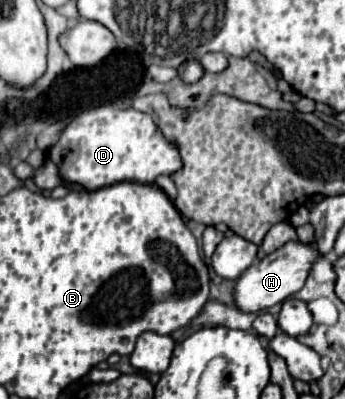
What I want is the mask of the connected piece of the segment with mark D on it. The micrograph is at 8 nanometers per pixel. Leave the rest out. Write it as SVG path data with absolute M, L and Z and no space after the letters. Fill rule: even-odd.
M113 105L95 107L77 115L61 133L59 143L47 149L47 157L57 163L65 181L79 183L89 191L119 181L153 183L157 175L171 175L181 167L177 145L161 137L161 131L147 113Z

